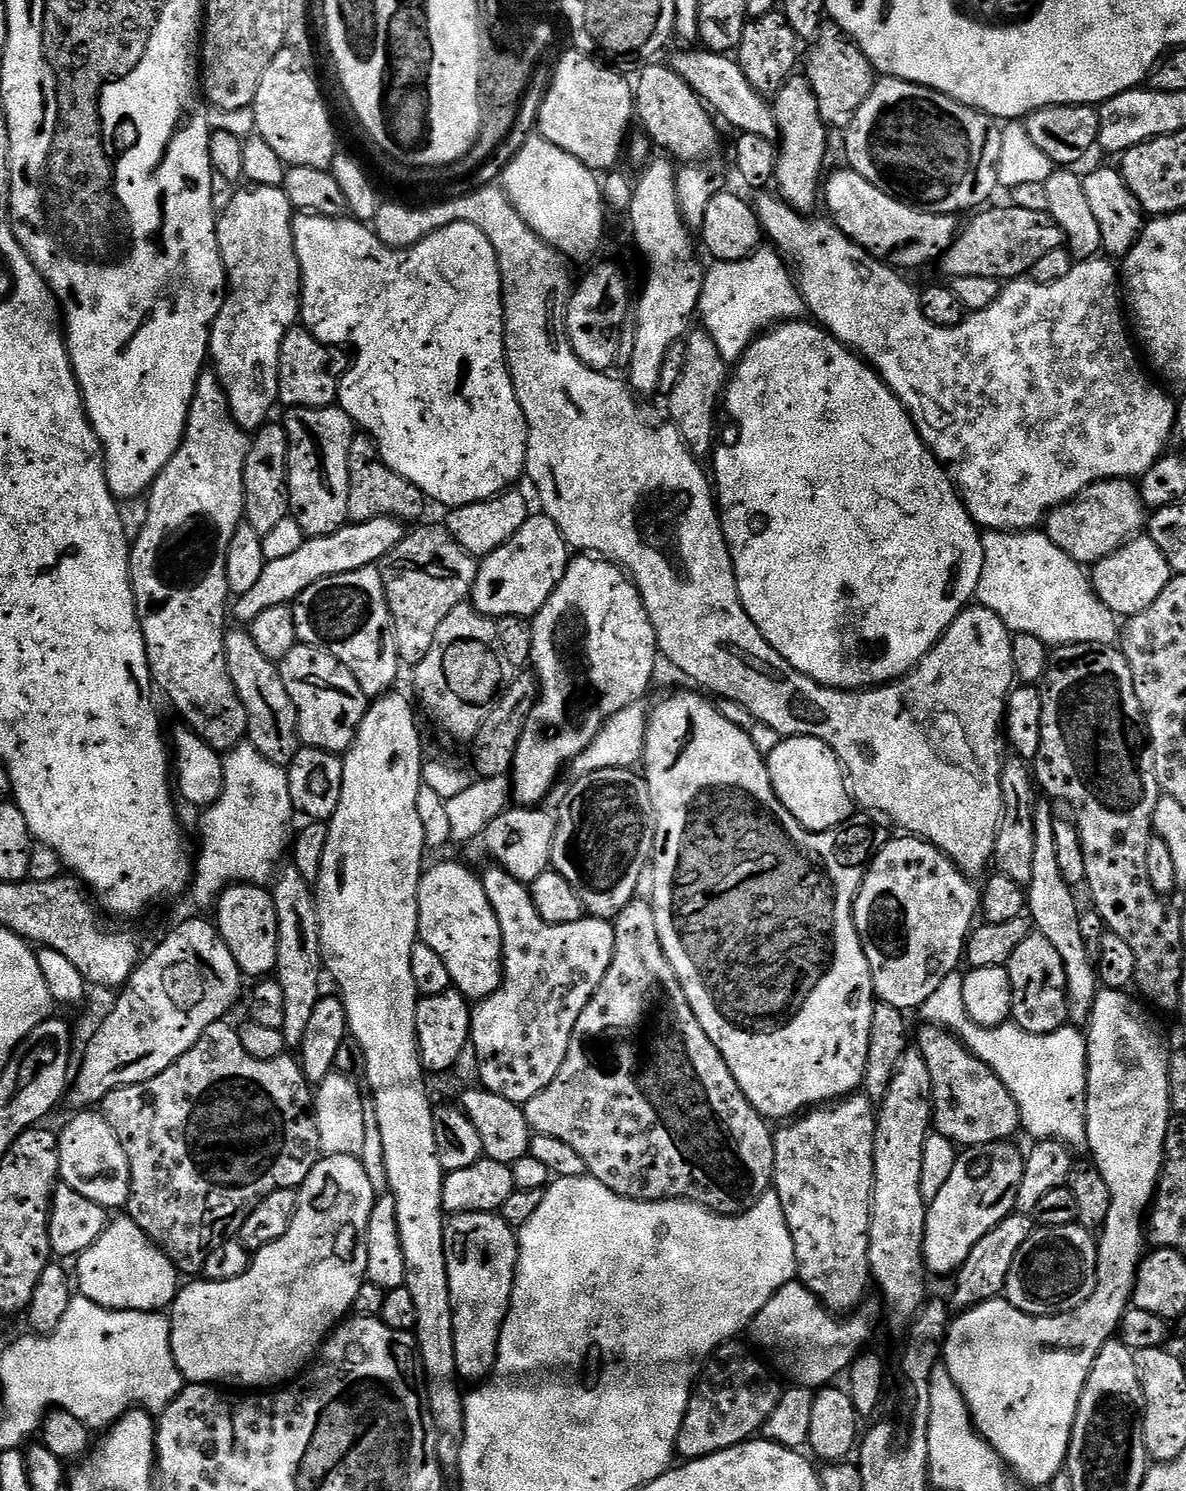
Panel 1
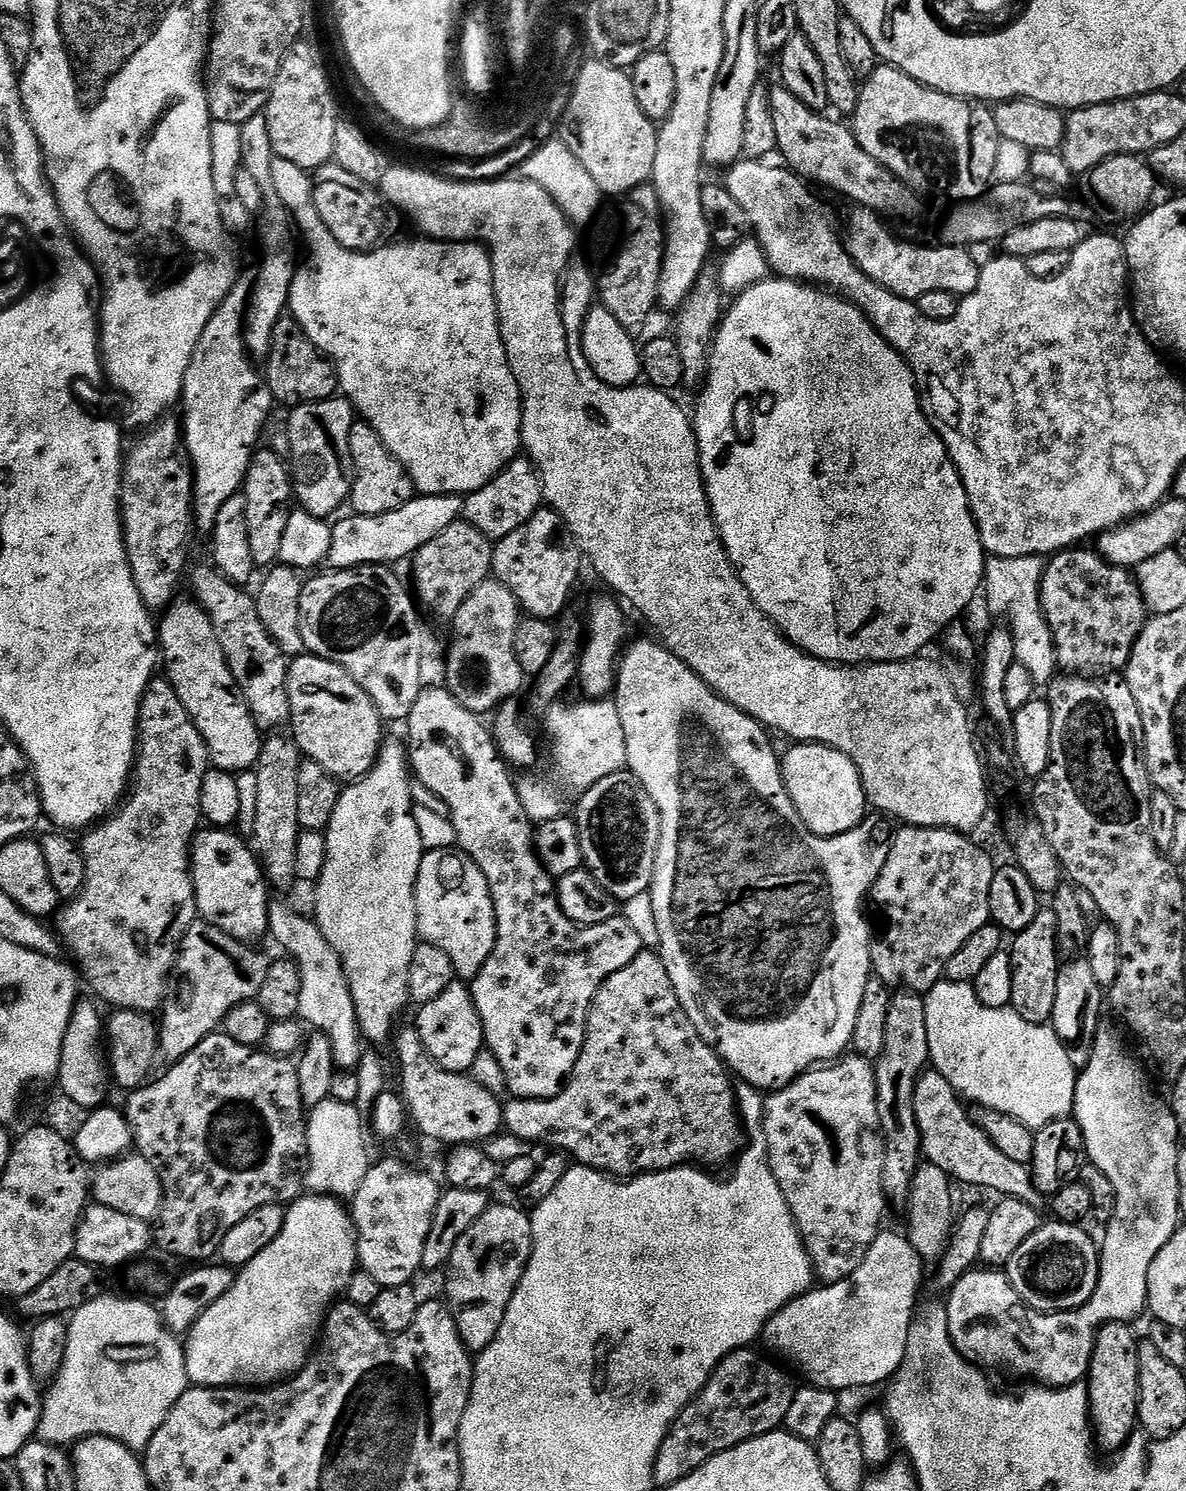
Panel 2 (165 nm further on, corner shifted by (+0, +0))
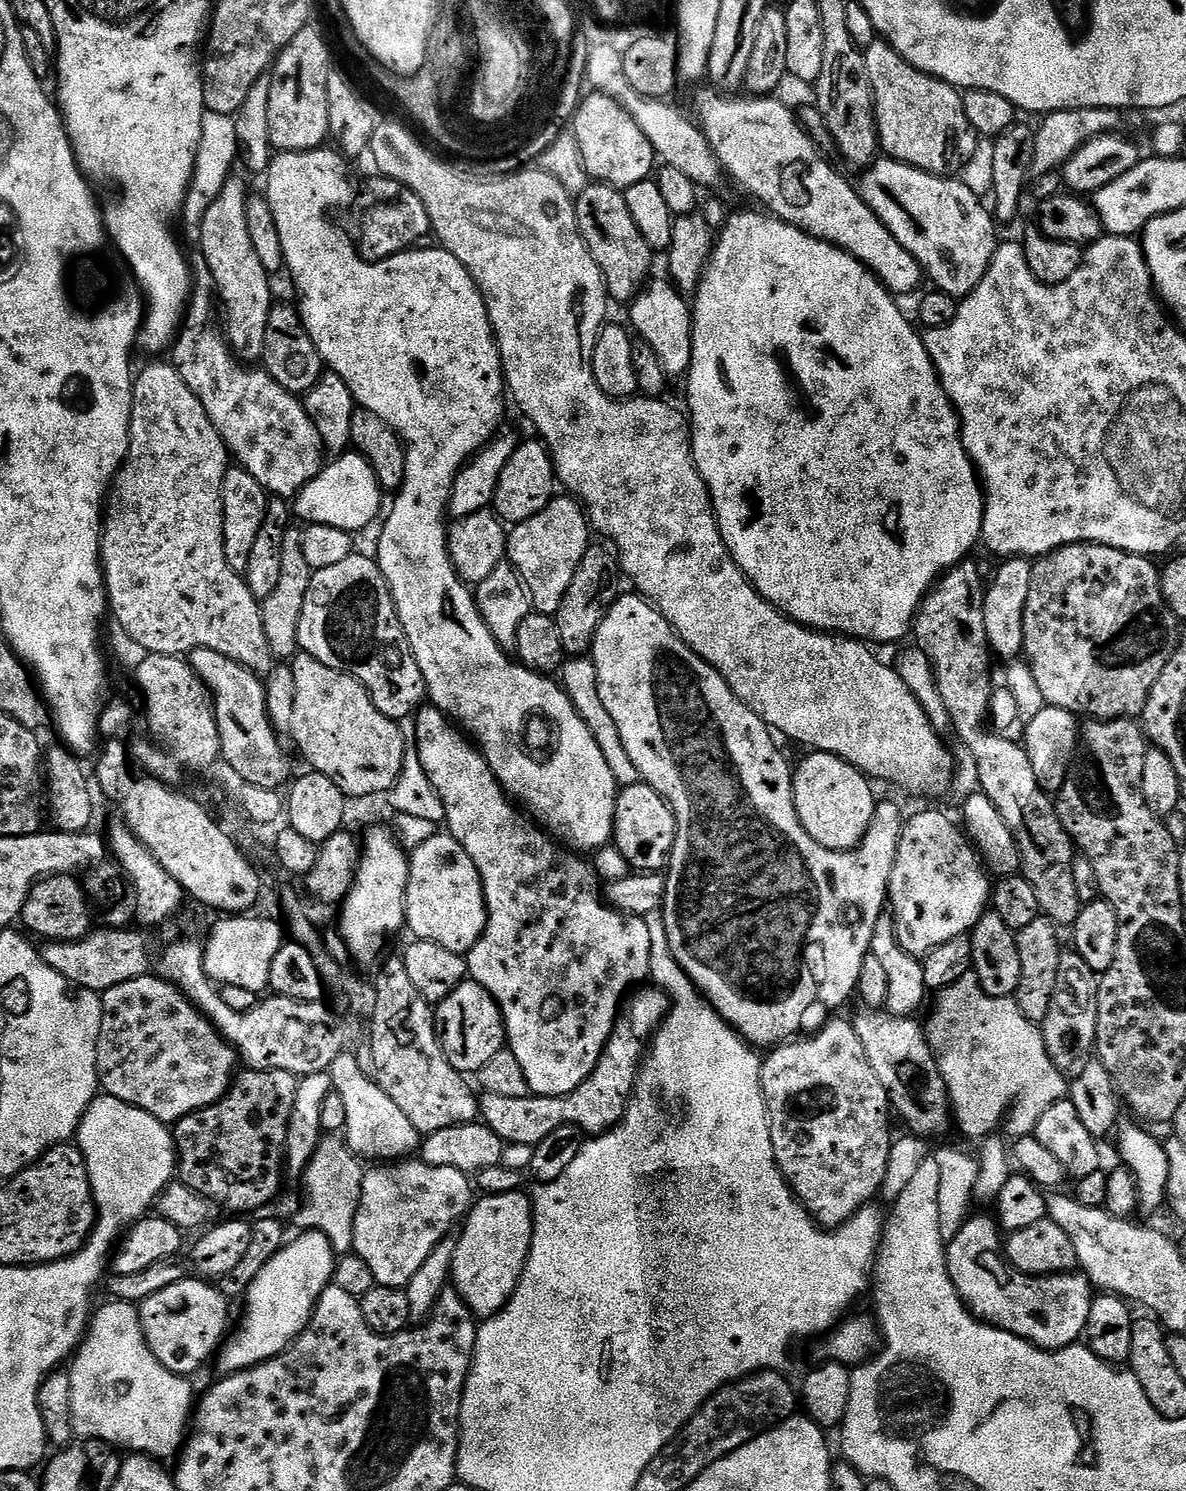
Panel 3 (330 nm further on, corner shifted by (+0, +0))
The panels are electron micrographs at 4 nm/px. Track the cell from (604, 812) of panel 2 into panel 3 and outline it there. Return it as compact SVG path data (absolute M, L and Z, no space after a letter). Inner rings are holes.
M639 782L626 785L619 789L614 810L614 826L612 827L611 843L622 854L633 873L660 872L668 863L672 854L674 838L676 837L676 819L672 807L657 794L648 784Z

